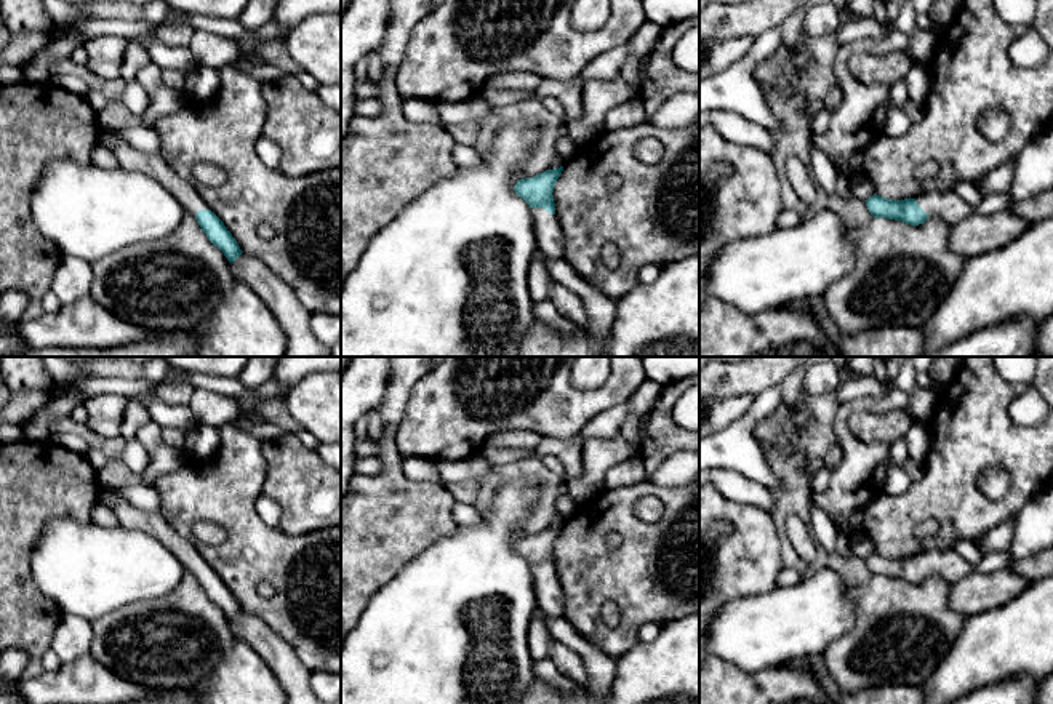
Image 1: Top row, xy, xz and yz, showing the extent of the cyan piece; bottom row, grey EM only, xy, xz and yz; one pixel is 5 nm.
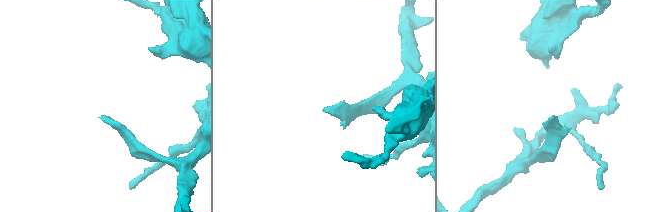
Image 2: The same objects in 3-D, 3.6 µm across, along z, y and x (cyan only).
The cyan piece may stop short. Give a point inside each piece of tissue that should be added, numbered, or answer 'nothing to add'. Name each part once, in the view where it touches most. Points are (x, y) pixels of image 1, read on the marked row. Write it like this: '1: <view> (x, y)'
1: xz (546, 226)

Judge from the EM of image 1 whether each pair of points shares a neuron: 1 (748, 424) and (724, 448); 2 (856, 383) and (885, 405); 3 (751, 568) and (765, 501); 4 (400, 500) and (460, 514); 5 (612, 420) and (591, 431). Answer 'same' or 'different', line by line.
1: same
2: different
3: different
4: different
5: same

